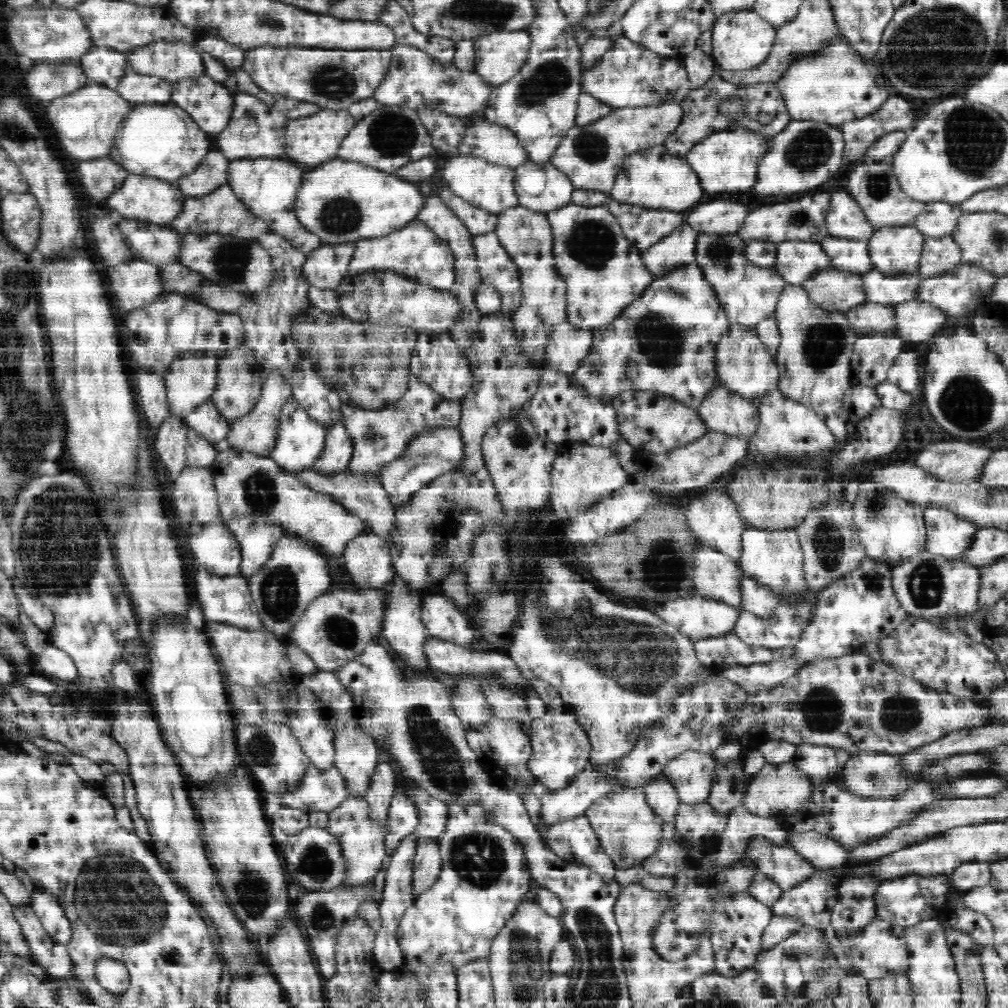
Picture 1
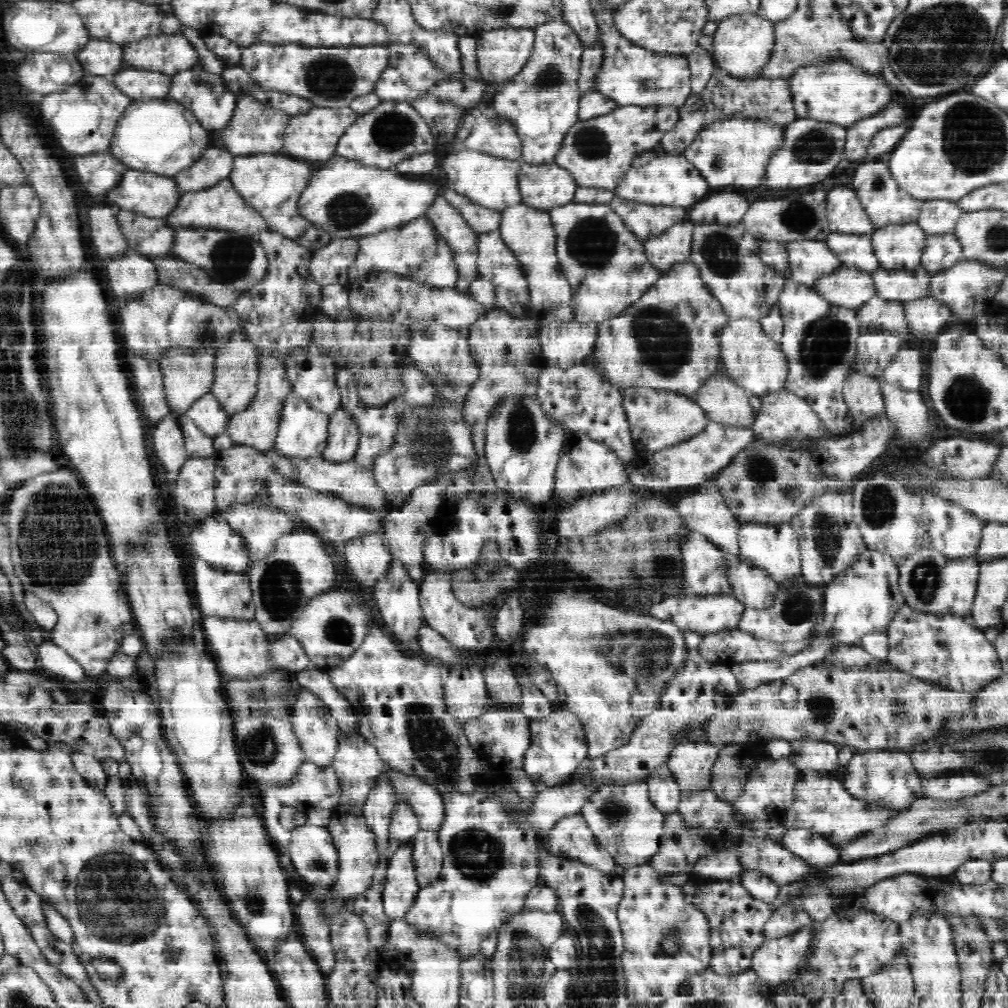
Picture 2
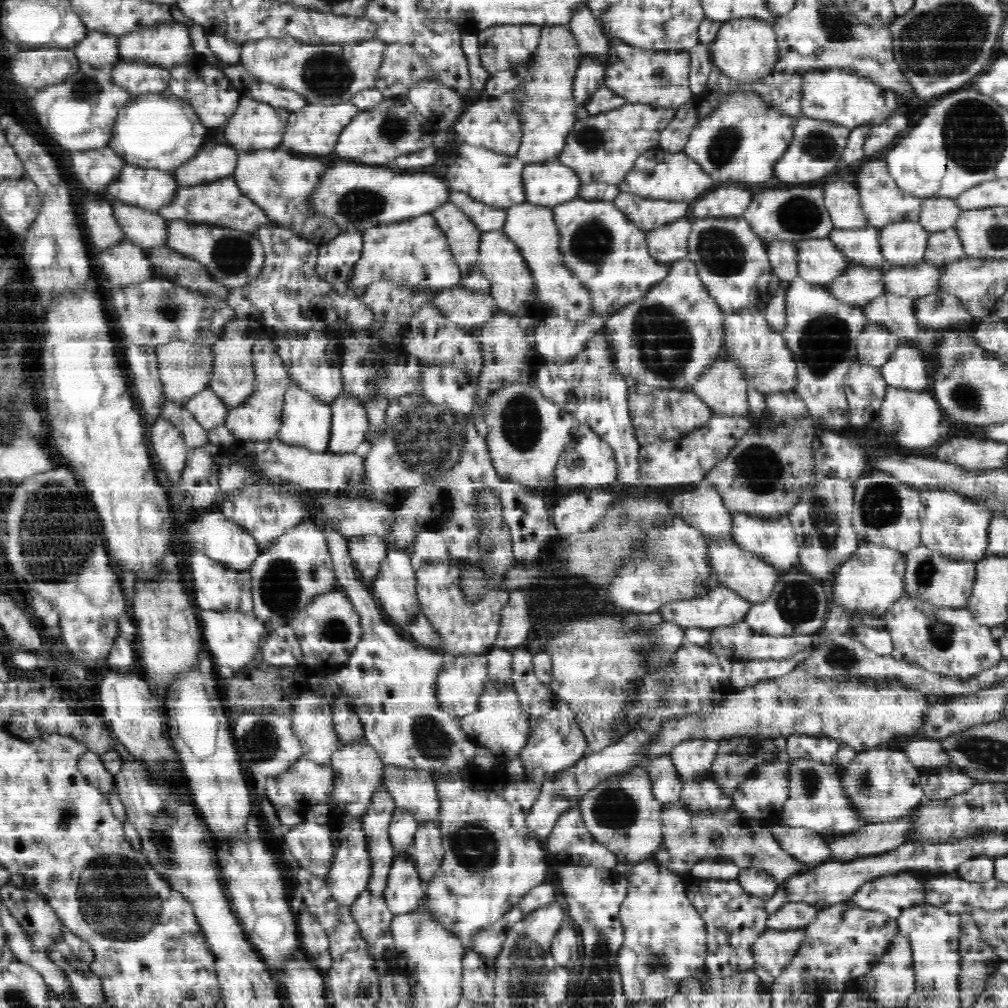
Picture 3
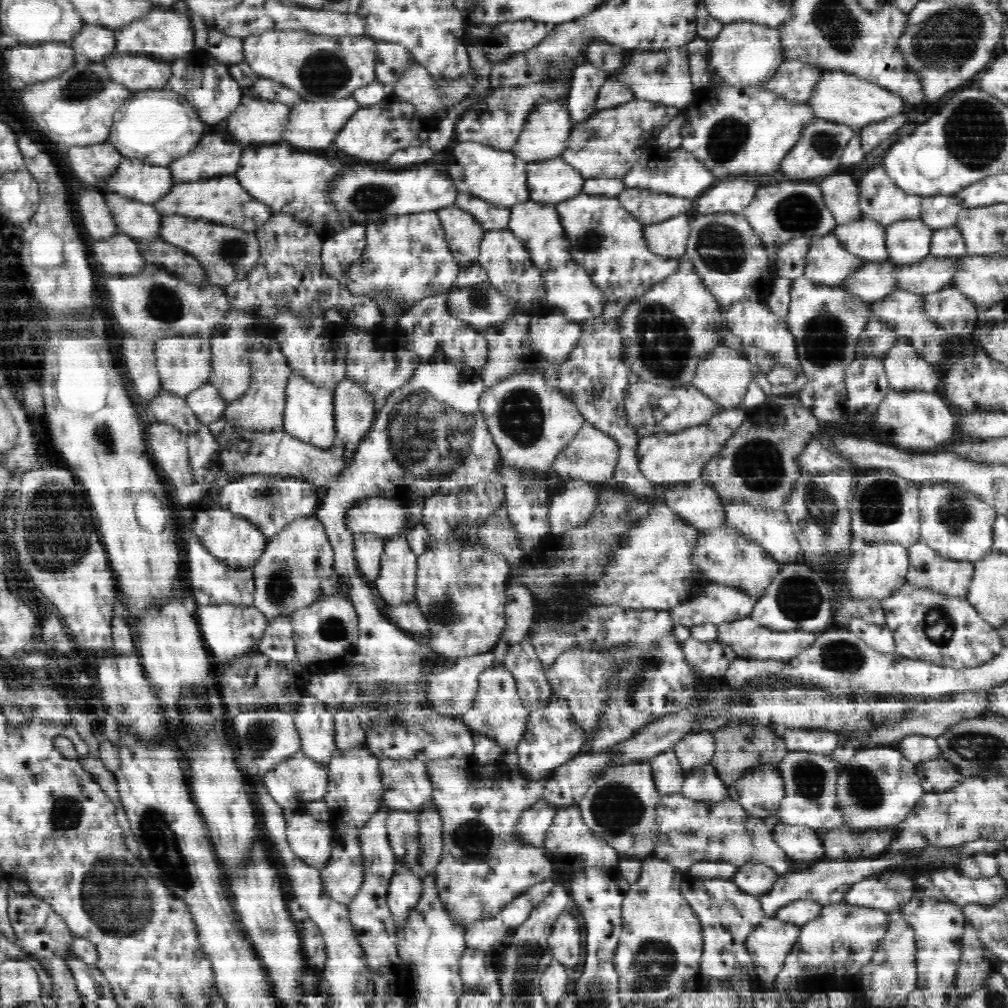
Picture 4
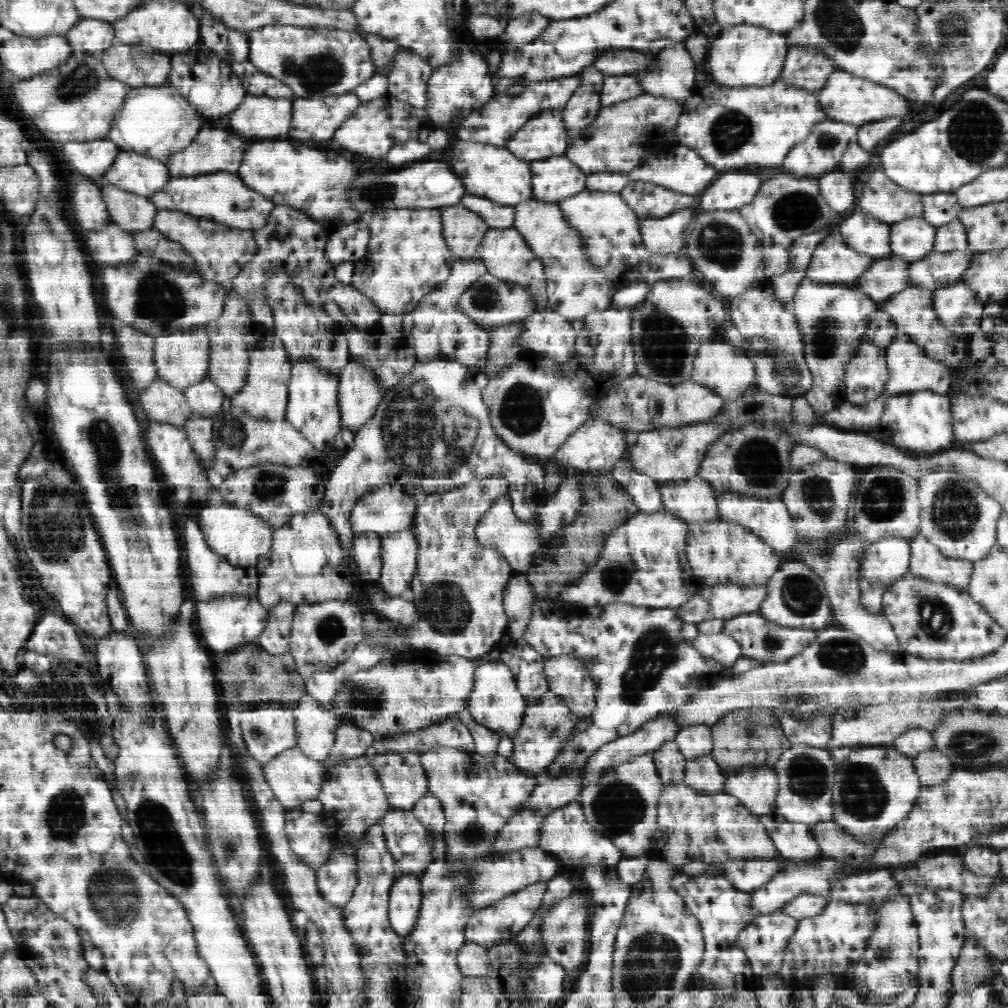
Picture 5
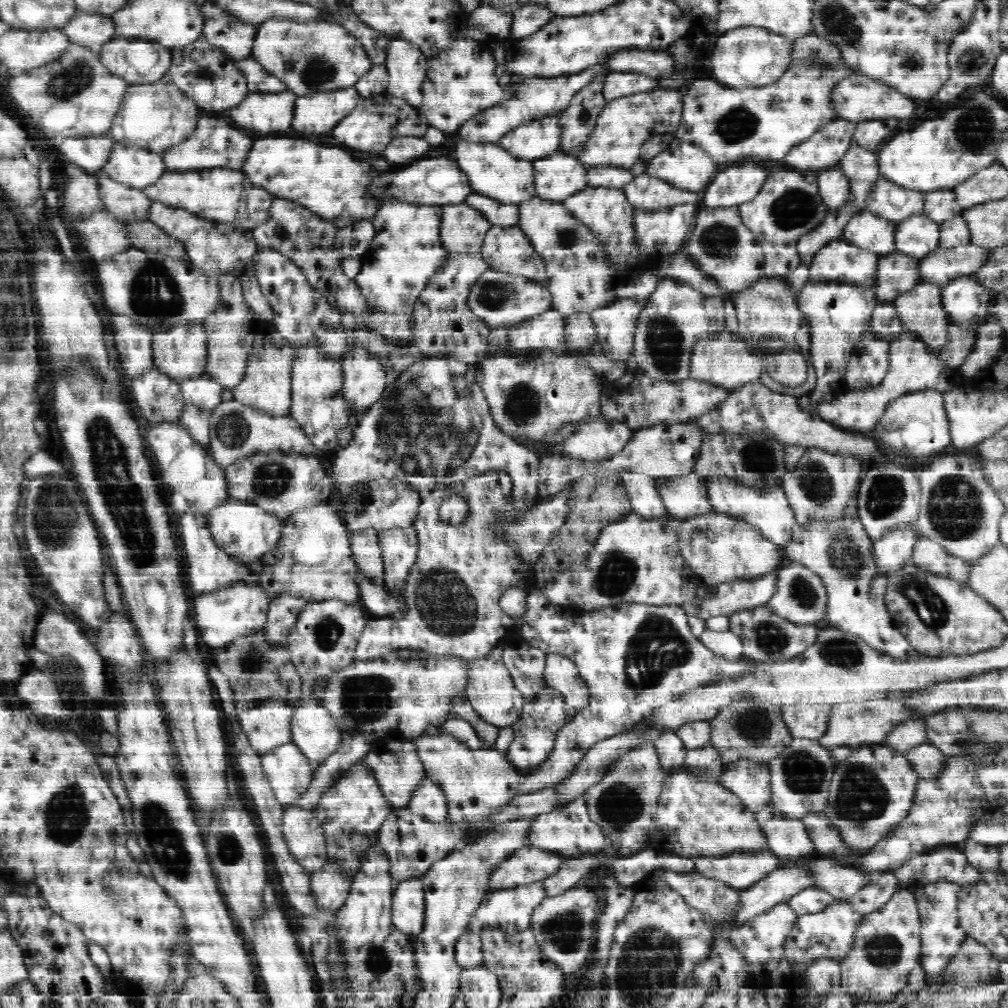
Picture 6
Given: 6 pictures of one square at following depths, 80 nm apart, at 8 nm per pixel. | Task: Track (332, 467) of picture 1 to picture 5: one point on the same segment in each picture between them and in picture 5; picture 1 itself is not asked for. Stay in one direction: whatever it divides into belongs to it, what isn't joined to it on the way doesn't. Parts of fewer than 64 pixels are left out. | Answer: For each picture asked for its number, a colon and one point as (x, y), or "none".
2: (344, 435)
3: (350, 424)
4: (354, 406)
5: (359, 394)

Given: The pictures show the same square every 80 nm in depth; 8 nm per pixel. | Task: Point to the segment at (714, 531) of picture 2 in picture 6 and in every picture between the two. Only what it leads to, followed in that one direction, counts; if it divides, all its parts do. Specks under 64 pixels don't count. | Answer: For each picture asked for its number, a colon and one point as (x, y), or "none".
3: (703, 508)
4: (697, 502)
5: (693, 499)
6: (684, 496)

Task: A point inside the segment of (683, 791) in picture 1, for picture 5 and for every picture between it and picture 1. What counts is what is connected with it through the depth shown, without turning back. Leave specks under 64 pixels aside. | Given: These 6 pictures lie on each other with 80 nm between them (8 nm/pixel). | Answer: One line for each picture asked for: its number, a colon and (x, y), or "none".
2: (691, 763)
3: (692, 758)
4: (696, 747)
5: (693, 740)

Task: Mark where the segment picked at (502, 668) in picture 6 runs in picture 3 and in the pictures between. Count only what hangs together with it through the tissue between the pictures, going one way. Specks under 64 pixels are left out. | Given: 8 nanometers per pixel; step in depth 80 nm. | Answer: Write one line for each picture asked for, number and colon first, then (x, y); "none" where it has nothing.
3: (499, 723)
4: (497, 712)
5: (495, 702)

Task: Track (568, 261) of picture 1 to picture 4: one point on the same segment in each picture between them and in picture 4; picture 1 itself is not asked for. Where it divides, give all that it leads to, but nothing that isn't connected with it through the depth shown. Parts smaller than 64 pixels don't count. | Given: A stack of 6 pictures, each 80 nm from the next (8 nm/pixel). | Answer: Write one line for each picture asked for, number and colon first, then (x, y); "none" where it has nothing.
2: (597, 251)
3: (601, 244)
4: (608, 238)

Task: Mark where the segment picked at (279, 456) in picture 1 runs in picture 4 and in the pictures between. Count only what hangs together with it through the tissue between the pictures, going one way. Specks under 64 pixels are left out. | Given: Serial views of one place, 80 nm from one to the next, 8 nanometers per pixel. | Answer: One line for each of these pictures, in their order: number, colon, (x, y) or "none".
2: (303, 431)
3: (306, 421)
4: (309, 414)

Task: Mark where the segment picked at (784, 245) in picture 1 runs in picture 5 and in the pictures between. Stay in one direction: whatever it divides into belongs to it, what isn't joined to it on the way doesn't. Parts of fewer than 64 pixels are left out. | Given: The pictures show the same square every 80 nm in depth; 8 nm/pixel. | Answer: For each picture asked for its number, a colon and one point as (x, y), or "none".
2: (808, 260)
3: (819, 262)
4: (827, 262)
5: (833, 261)

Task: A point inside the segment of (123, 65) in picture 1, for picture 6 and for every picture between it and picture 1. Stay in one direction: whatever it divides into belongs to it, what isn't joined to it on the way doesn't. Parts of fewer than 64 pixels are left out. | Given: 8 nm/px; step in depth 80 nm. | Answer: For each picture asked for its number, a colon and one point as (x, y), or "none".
2: (100, 56)
3: (99, 50)
4: (96, 42)
5: (92, 35)
6: (87, 28)

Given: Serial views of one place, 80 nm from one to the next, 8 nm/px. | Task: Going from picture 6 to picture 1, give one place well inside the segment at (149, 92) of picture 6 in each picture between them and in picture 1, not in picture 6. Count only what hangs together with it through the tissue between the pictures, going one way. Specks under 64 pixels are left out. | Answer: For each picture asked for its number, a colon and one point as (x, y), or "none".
1: (152, 141)
2: (152, 135)
3: (161, 131)
4: (158, 126)
5: (156, 121)

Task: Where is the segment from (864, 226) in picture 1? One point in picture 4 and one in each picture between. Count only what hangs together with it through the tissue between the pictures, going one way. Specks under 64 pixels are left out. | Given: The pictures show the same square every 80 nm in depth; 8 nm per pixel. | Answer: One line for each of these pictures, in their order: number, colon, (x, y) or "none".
2: (845, 213)
3: (842, 201)
4: (840, 192)

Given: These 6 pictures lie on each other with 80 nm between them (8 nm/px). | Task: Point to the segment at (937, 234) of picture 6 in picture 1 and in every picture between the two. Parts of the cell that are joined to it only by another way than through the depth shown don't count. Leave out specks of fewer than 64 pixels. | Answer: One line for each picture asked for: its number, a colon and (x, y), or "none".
1: (893, 249)
2: (898, 246)
3: (903, 244)
4: (907, 241)
5: (912, 239)

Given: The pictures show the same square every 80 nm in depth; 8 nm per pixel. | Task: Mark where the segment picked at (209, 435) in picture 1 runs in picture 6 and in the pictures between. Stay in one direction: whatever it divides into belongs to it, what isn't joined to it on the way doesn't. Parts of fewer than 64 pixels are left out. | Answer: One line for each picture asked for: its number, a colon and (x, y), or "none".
2: (207, 412)
3: (207, 407)
4: (206, 403)
5: (205, 398)
6: (203, 391)

